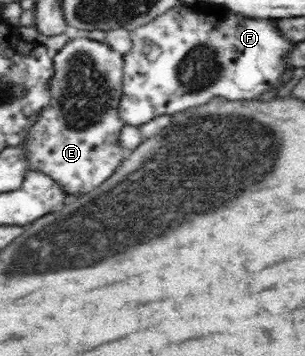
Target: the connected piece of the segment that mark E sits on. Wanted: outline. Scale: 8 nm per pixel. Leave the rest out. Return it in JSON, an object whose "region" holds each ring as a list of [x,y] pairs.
{"region":[[[86,36],[74,37],[74,39],[66,41],[66,44],[57,51],[56,55],[54,55],[51,60],[53,72],[47,81],[49,98],[38,108],[33,120],[26,128],[25,134],[19,141],[18,146],[21,149],[21,156],[22,160],[24,160],[25,169],[48,176],[49,179],[57,185],[57,189],[66,197],[66,199],[64,199],[66,202],[70,197],[91,193],[94,189],[97,189],[99,185],[102,185],[108,178],[114,176],[119,170],[120,165],[123,165],[126,157],[131,152],[124,148],[124,145],[122,145],[122,138],[120,138],[120,135],[122,135],[122,129],[127,124],[124,122],[122,112],[120,112],[120,101],[122,101],[122,97],[124,97],[124,56],[121,53],[118,53],[115,49],[112,49],[112,46],[106,43],[106,41],[96,41],[96,39],[90,39]]]}

